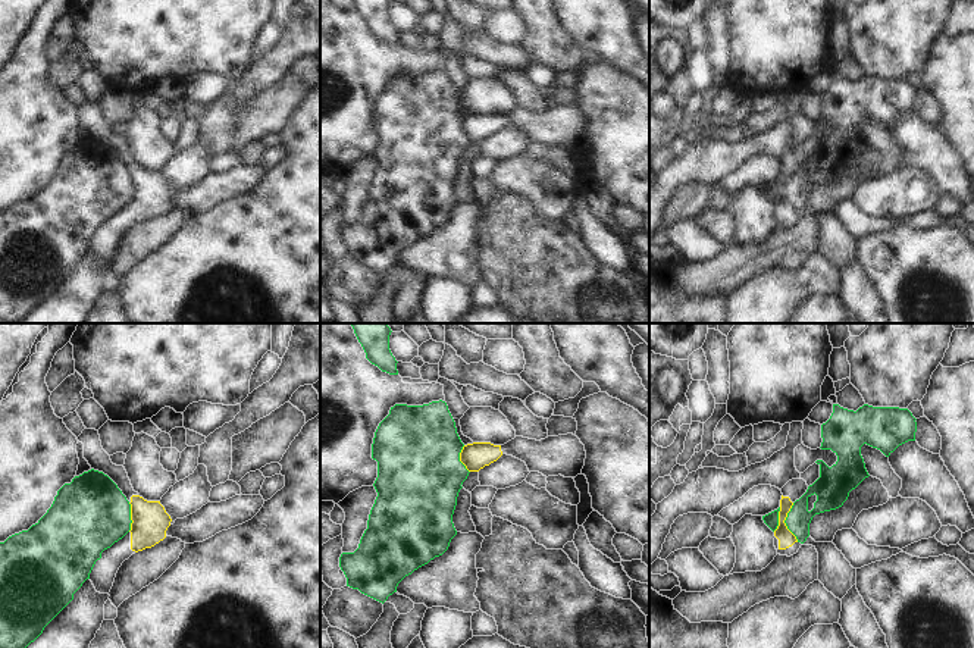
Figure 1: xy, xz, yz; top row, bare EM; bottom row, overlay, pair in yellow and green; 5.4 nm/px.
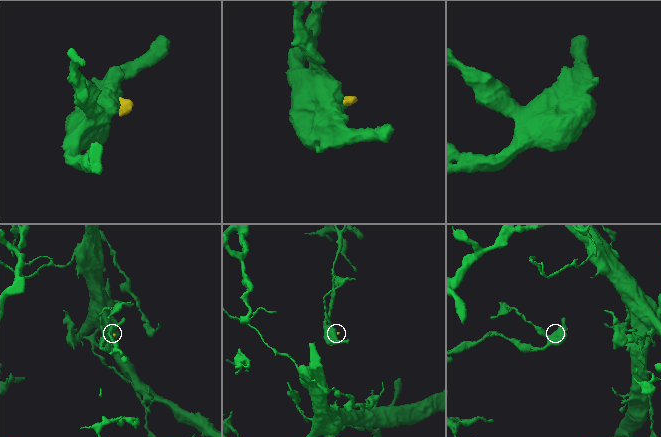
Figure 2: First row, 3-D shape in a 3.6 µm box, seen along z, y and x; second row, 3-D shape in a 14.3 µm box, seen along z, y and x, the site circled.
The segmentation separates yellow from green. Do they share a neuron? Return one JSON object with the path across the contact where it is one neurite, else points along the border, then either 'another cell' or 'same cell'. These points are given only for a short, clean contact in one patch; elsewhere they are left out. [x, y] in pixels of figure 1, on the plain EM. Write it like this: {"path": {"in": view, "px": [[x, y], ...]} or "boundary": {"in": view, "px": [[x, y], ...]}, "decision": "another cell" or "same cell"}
{"boundary": {"in": "yz", "px": [[792, 174], [785, 196], [798, 212]]}, "decision": "another cell"}

